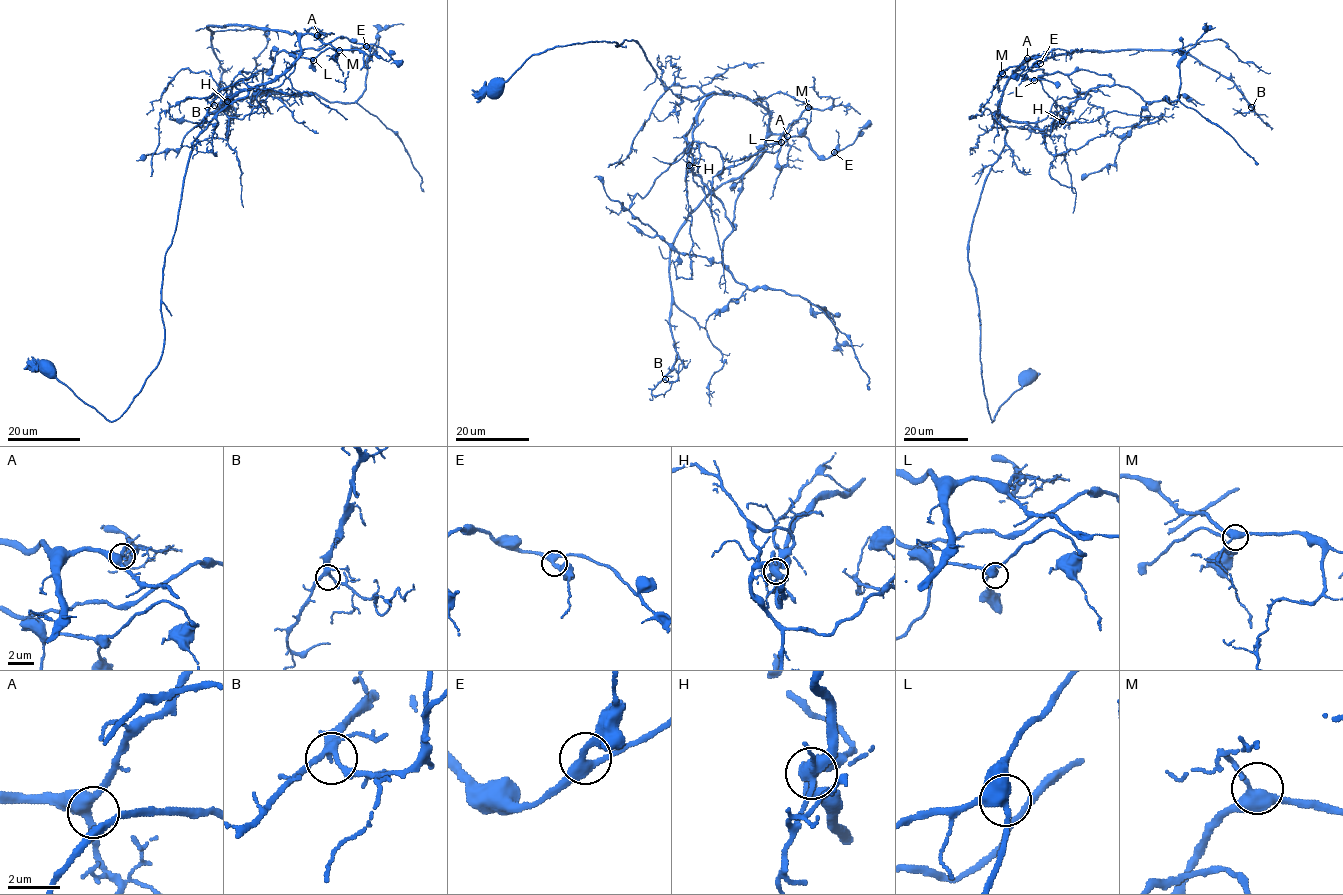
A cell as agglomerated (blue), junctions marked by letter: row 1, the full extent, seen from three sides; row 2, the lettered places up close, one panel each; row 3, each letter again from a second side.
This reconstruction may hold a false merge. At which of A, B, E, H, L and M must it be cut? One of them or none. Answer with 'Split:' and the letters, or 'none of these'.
Split: none of these

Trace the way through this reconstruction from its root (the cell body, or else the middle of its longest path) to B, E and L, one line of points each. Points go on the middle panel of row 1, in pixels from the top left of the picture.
B: (492, 89), (556, 46), (631, 40), (679, 97), (743, 95), (769, 114), (762, 156), (675, 238), (665, 379)
E: (492, 89), (556, 46), (631, 40), (677, 96), (715, 93), (684, 138), (732, 166), (794, 136), (834, 152)
L: (492, 89), (556, 46), (631, 40), (677, 96), (715, 93), (688, 142), (714, 146), (733, 166), (781, 142)

